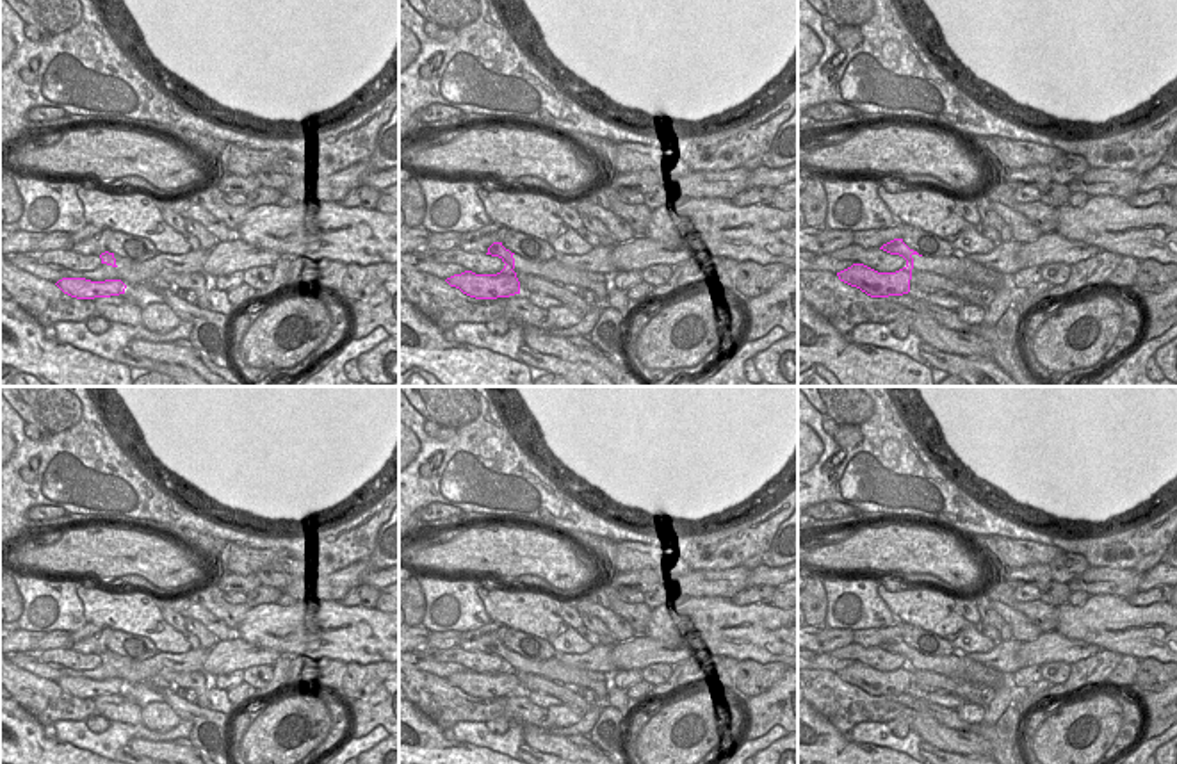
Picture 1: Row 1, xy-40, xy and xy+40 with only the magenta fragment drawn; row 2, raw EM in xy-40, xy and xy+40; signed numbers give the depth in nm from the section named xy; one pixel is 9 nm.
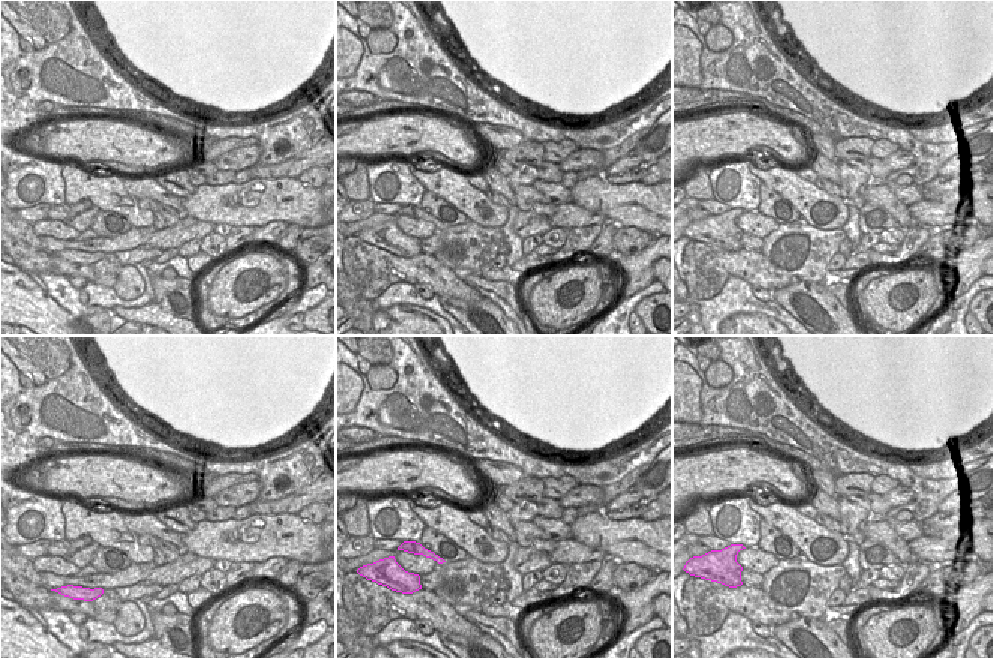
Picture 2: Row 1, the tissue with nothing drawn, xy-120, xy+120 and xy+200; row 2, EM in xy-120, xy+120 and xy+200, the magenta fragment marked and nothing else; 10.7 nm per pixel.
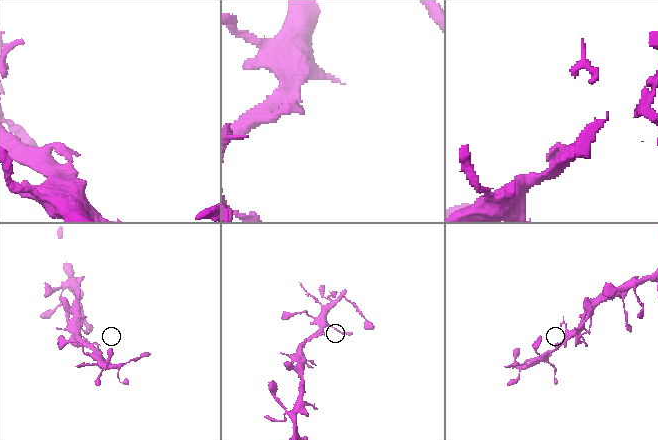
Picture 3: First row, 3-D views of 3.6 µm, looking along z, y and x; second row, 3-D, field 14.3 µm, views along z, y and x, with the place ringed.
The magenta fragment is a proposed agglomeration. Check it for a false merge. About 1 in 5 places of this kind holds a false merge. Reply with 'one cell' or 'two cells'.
two cells

